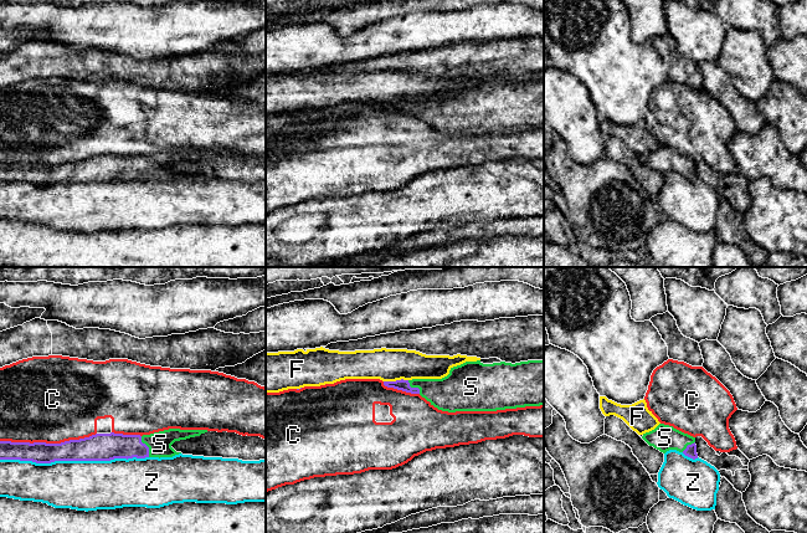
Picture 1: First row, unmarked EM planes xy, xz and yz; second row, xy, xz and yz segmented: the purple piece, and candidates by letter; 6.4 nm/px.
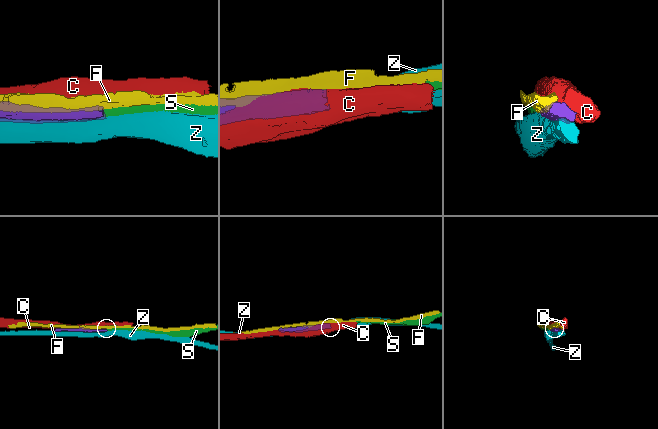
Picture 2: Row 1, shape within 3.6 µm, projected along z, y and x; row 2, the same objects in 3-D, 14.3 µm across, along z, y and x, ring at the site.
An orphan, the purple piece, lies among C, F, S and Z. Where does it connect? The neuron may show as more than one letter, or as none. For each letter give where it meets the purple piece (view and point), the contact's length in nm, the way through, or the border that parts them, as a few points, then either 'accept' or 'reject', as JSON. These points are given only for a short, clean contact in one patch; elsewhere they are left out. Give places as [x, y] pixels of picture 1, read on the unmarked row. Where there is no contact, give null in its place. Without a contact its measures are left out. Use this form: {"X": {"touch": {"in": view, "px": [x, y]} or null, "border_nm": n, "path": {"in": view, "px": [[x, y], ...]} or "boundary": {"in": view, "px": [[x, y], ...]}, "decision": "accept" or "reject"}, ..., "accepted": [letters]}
{"C": {"touch": {"in": "xy", "px": [47, 165]}, "border_nm": 650, "decision": "reject"}, "F": {"touch": {"in": "xz", "px": [396, 102]}, "border_nm": 160, "decision": "reject"}, "S": {"touch": {"in": "xy", "px": [147, 168]}, "border_nm": 150, "path": {"in": "xy", "px": [[108, 168], [147, 168], [159, 165]]}, "decision": "accept"}, "Z": {"touch": {"in": "xy", "px": [73, 182]}, "border_nm": 950, "decision": "reject"}, "accepted": ["S"]}

